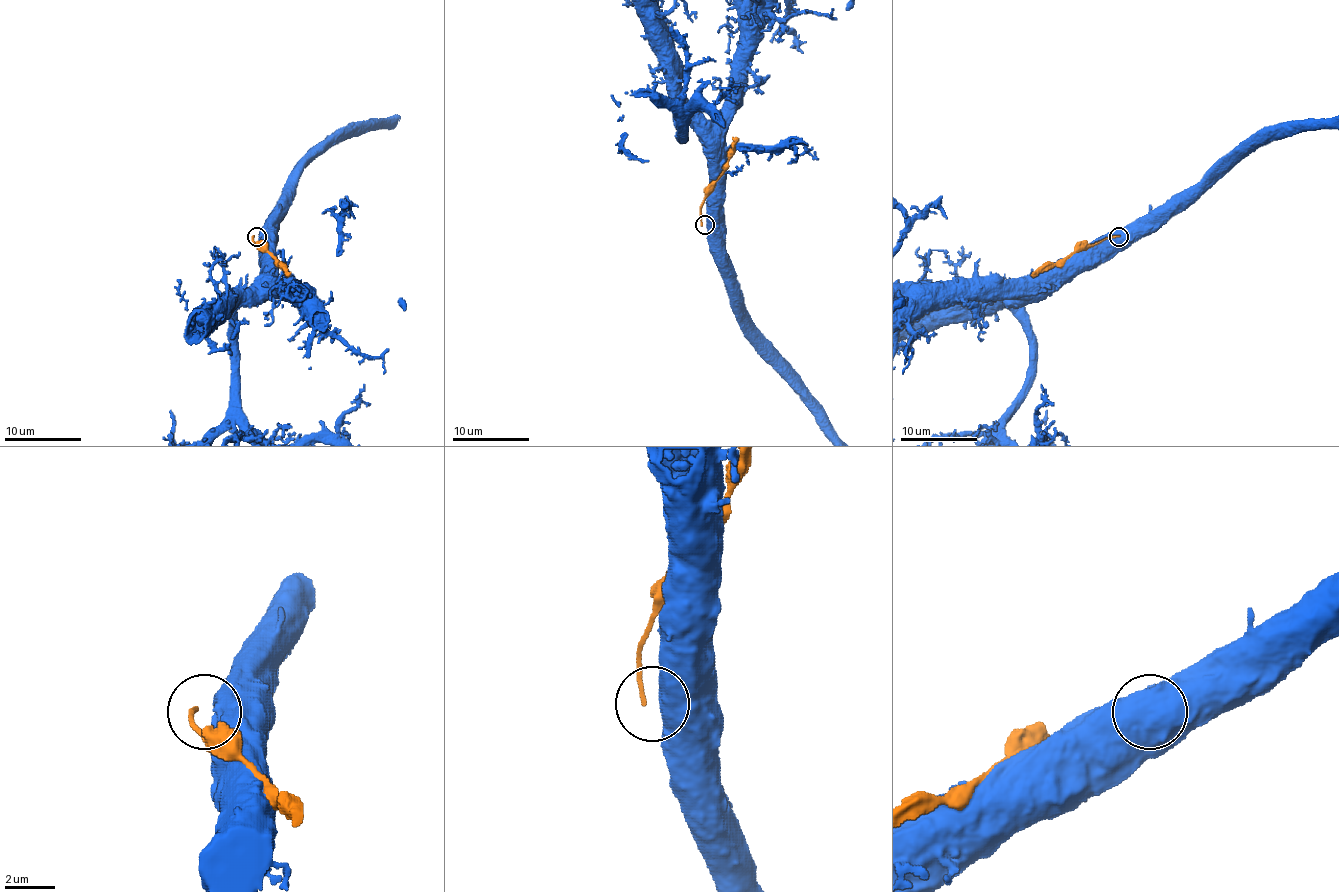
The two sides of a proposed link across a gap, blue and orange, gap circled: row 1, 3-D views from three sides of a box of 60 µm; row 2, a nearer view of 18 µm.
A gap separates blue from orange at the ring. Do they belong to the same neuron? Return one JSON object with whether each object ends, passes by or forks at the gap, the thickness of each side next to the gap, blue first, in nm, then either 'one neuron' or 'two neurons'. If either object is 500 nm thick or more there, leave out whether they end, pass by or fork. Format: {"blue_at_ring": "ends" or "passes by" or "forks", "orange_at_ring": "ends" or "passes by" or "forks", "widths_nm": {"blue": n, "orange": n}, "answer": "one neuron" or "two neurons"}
{"widths_nm": {"blue": 1050, "orange": 180}, "answer": "two neurons"}

